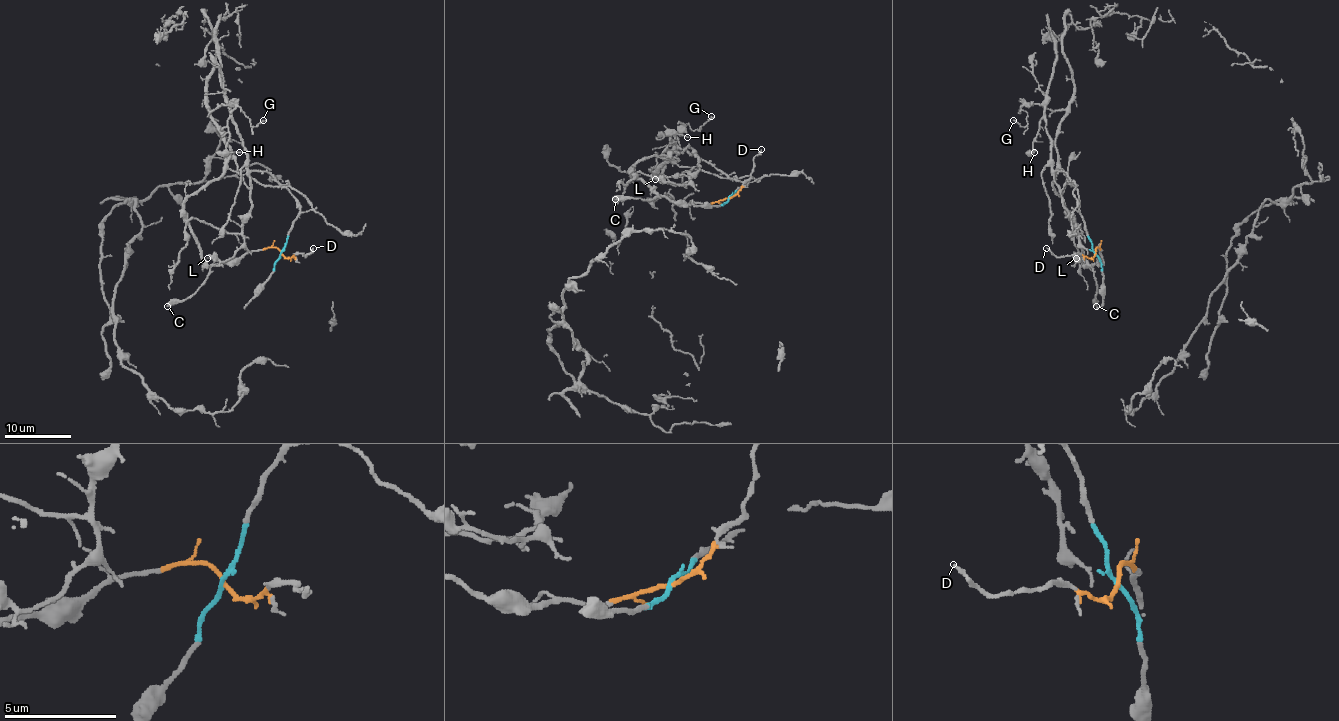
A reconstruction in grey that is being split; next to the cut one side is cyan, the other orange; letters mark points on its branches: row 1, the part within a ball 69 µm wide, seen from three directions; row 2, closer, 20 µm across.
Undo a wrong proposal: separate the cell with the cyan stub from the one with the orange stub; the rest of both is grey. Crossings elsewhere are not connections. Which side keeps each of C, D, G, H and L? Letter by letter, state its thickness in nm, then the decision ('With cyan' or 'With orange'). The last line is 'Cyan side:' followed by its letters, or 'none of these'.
C: Thickness 400 nm. With orange
D: Thickness 170 nm. With orange
G: Thickness 130 nm. With orange
H: Thickness 120 nm. With cyan
L: Thickness 360 nm. With cyan
Cyan side: H, L

